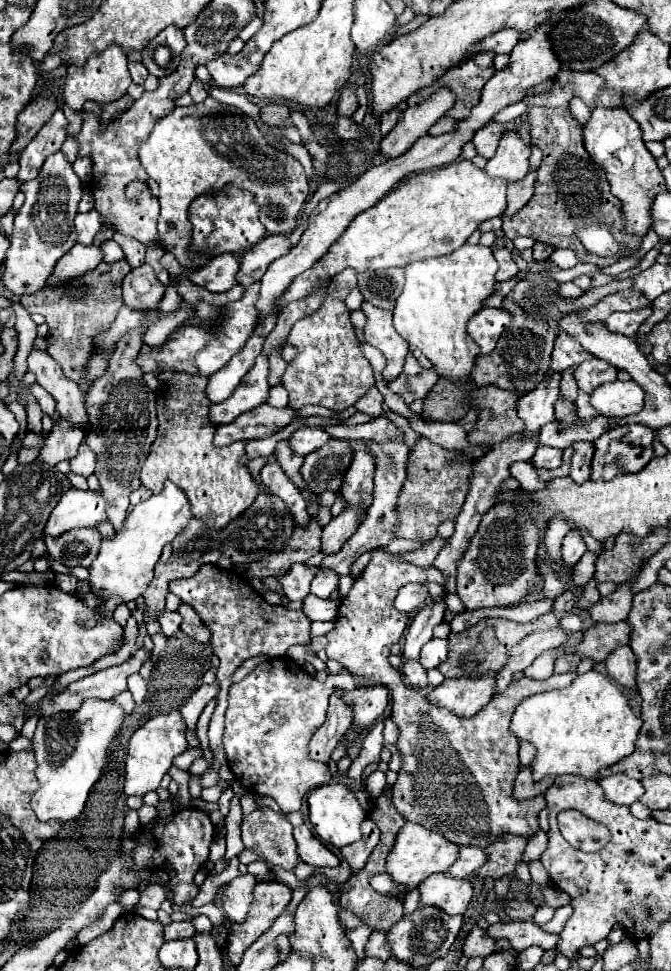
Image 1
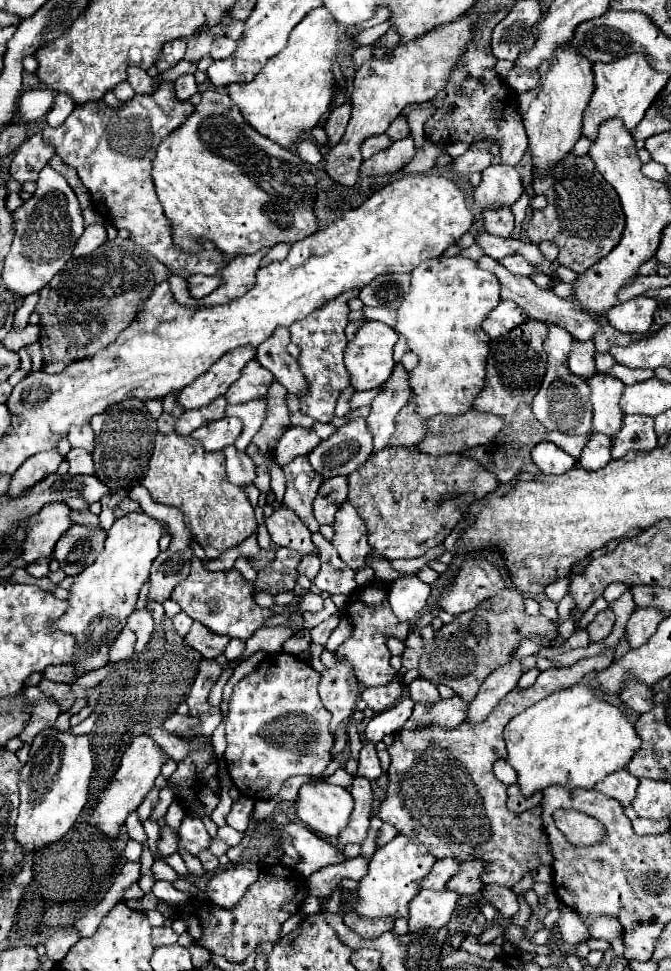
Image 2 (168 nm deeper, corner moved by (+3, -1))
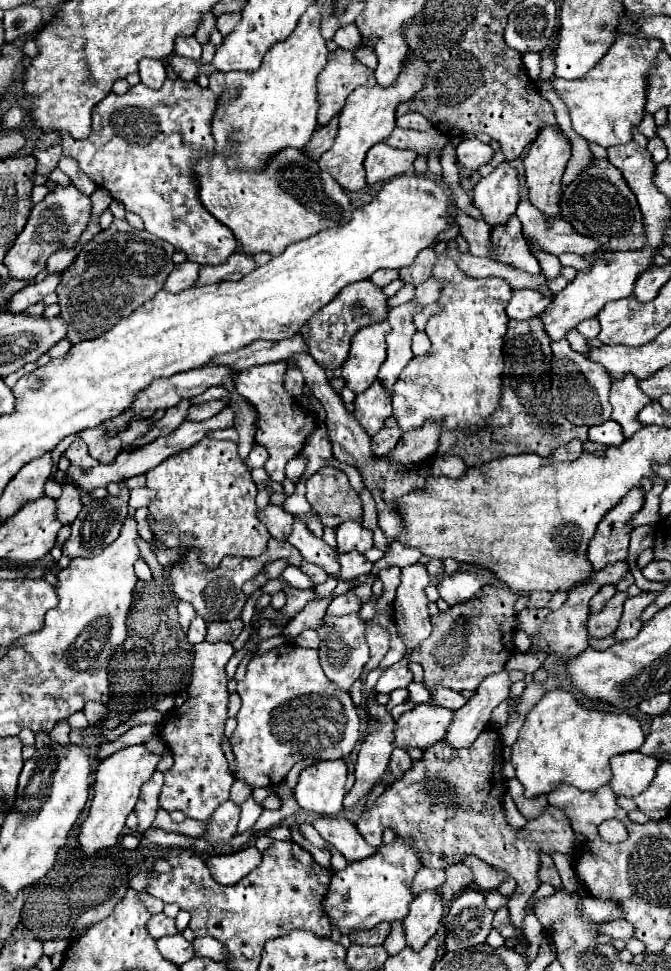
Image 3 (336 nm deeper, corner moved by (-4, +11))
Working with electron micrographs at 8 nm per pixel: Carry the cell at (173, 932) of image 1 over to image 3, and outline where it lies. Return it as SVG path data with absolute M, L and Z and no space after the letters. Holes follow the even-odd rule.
M164 913L152 915L146 927L148 927L148 935L150 935L152 939L160 939L160 937L164 937L164 935L174 935L174 933L176 933L174 919L166 917Z

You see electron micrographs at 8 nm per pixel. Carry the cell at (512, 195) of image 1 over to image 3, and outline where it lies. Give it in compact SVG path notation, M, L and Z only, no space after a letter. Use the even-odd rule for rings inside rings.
M516 215L506 225L494 227L490 233L490 241L492 241L490 245L492 255L496 255L498 261L510 263L532 275L540 273L540 263L536 261L536 257L530 253L528 245L524 243L522 225Z

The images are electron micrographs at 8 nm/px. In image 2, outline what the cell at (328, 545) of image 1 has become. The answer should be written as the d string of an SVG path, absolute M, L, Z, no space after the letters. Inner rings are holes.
M319 551L313 553L313 555L305 555L299 563L299 573L305 573L309 579L313 579L319 571L319 565L321 565L319 563Z

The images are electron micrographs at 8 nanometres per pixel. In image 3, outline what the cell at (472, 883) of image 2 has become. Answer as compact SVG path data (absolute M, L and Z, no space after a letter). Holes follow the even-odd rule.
M456 863L456 865L450 865L446 869L446 881L444 885L438 889L440 899L442 901L452 901L454 897L458 897L458 893L462 893L464 887L468 887L472 883L472 873L468 873L468 867L464 863Z

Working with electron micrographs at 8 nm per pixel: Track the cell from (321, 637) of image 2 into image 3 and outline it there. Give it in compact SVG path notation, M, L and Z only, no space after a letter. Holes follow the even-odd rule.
M348 591L348 593L338 595L338 597L332 599L332 603L330 603L330 607L328 607L328 613L332 613L332 615L356 613L356 611L360 611L360 605L362 605L360 597L356 597L354 591Z

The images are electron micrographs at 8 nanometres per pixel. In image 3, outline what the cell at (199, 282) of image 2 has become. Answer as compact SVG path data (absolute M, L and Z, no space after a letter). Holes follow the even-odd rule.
M184 261L184 263L176 265L176 267L172 269L172 273L168 275L168 279L166 279L166 283L164 283L164 289L170 291L170 293L180 293L180 291L192 287L194 281L196 281L196 271L198 271L198 267L200 267L200 265L196 265L196 263L192 263L192 261Z

